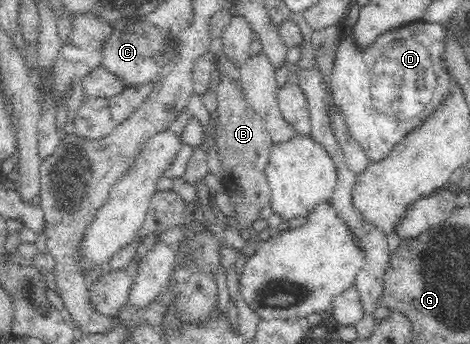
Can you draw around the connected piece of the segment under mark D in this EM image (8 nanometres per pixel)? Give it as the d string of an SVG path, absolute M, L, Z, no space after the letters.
M422 19L390 29L376 37L370 45L363 47L357 39L354 25L342 24L342 34L335 40L333 60L329 73L329 86L332 88L336 113L340 116L347 132L359 143L373 162L386 157L392 146L404 137L422 115L428 115L428 101L431 101L434 87L444 89L446 63L443 53L447 49L444 25Z

